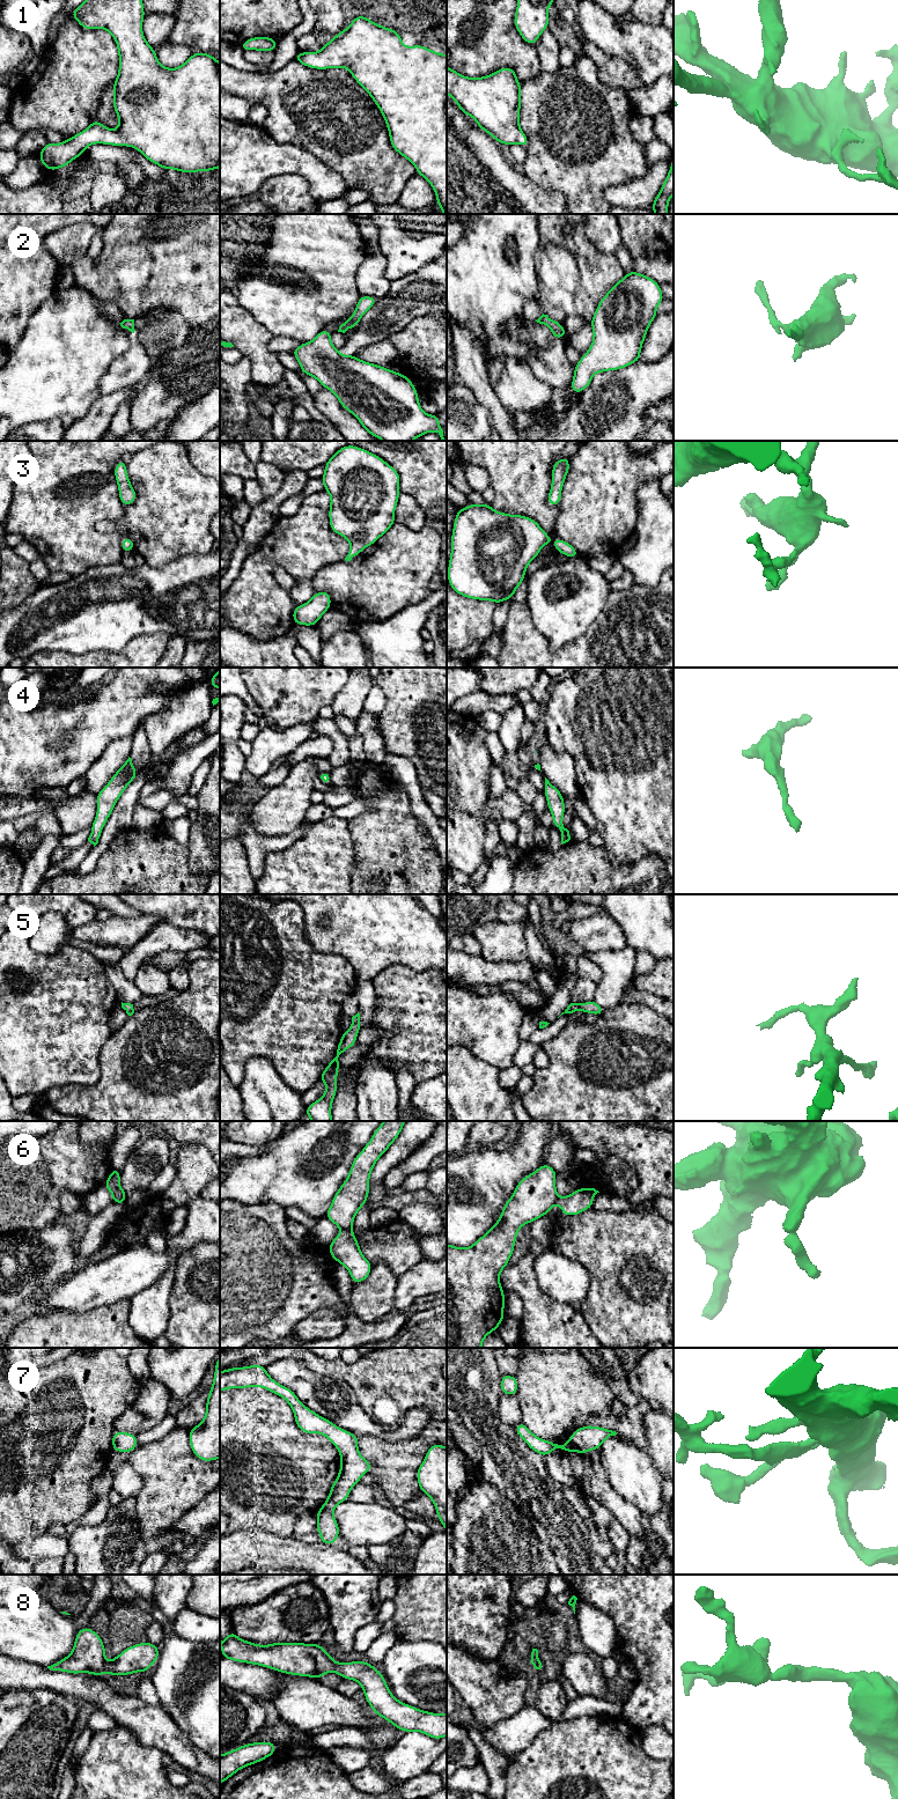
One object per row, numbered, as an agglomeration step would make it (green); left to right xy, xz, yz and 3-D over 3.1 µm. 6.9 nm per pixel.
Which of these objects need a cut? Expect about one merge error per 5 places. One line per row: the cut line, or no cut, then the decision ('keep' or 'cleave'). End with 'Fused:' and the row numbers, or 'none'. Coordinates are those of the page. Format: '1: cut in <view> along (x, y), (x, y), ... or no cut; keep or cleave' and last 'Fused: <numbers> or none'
1: no cut; keep
2: no cut; keep
3: no cut; keep
4: no cut; keep
5: no cut; keep
6: cut in xz along (350, 1229), (346, 1231); cleave
7: no cut; keep
8: no cut; keep
Fused: 6

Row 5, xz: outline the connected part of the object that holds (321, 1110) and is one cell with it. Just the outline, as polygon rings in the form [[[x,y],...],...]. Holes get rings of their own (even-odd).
[[[360,1013],[352,1017],[351,1028],[343,1032],[340,1042],[336,1049],[336,1056],[329,1062],[326,1069],[319,1076],[319,1081],[326,1084],[323,1097],[306,1107],[306,1114],[311,1121],[332,1121],[331,1106],[337,1093],[337,1074],[339,1071],[339,1056],[356,1044],[358,1032],[361,1030]]]

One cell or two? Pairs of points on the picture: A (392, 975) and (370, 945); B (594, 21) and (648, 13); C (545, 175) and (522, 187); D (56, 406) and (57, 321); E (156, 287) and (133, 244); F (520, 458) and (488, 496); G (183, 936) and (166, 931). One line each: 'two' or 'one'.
A: two
B: two
C: two
D: one
E: one
F: two
G: one

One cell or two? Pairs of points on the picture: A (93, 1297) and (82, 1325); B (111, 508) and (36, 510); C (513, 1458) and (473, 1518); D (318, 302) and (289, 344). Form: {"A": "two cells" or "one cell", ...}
{"A": "two cells", "B": "one cell", "C": "two cells", "D": "two cells"}

